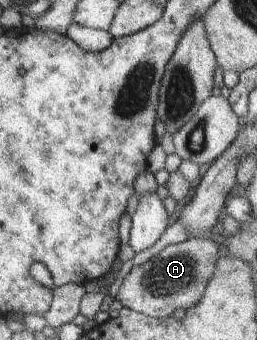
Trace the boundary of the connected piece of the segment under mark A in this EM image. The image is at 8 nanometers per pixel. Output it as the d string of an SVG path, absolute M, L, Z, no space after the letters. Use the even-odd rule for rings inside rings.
M203 236L189 237L185 242L163 248L145 264L133 267L124 279L116 300L121 301L123 307L157 319L173 315L177 308L190 309L199 302L214 274L220 258L216 245Z

